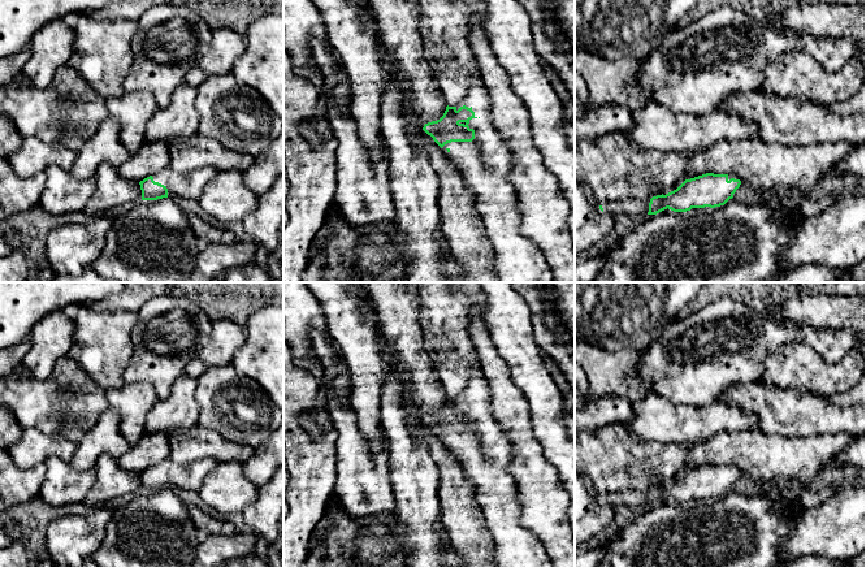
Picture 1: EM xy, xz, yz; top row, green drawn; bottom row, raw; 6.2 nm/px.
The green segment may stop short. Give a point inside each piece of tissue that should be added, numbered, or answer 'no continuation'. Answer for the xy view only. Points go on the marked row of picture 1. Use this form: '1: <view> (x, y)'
1: xy (190, 185)

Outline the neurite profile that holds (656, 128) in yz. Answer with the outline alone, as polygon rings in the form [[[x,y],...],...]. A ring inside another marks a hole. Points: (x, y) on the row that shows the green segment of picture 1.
[[[651,99],[642,108],[632,111],[632,116],[633,126],[619,133],[646,152],[694,153],[722,140],[755,137],[754,124],[722,109],[700,116],[674,113]]]

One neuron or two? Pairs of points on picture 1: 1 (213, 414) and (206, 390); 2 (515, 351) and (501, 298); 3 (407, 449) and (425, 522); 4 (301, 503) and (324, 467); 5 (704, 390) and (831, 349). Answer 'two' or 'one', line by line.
1: one
2: one
3: one
4: one
5: one

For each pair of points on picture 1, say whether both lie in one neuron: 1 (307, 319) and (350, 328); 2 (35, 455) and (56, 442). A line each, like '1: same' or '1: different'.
1: different
2: same

